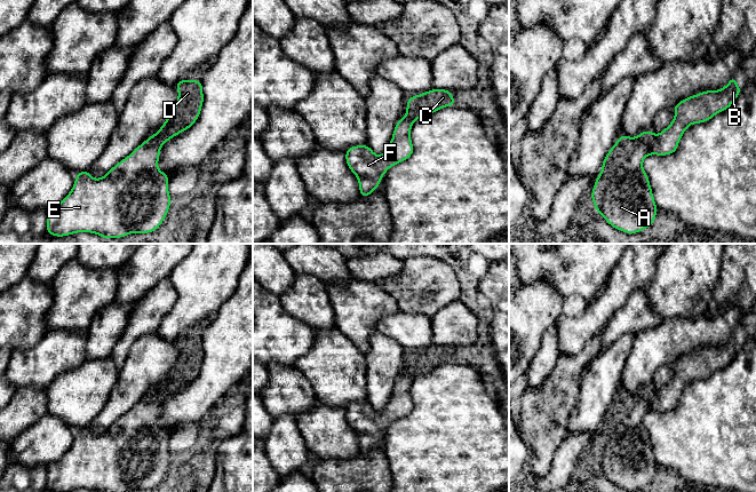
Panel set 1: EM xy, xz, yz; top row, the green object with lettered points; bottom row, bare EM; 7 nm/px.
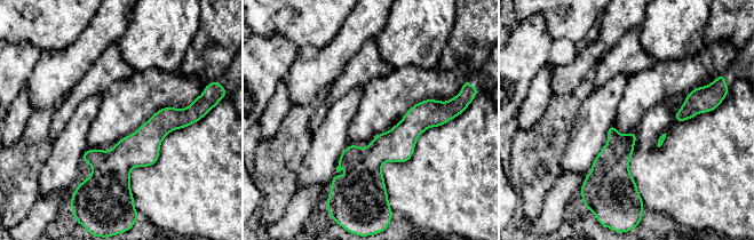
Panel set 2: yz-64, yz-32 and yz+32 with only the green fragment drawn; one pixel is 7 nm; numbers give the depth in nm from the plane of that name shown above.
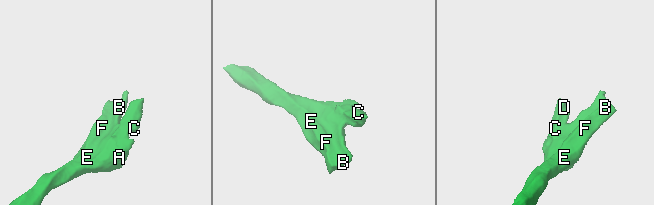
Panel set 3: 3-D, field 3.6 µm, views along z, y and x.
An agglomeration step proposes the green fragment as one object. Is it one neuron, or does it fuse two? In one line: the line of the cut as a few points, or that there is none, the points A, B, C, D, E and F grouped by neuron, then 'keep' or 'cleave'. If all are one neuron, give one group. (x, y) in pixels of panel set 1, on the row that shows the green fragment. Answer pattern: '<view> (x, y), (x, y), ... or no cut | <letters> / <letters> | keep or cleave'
yz (638, 136), (595, 203) | A B E F / C D | cleave

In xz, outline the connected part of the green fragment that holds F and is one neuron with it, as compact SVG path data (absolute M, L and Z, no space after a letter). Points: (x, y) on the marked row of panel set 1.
M407 114L399 119L388 149L380 157L368 144L347 149L345 161L358 178L361 198L367 198L381 184L381 178L390 167L413 154L414 146L409 136L413 124L414 120Z

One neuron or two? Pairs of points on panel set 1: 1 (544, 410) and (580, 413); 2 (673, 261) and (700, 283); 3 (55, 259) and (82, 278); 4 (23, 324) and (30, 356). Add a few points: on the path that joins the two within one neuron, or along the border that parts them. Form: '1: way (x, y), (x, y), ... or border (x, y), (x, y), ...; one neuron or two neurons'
1: border (580, 387), (578, 399), (569, 418), (566, 434); two neurons
2: way (679, 268), (693, 282); one neuron
3: border (76, 256), (57, 272), (49, 284); two neurons
4: border (47, 331), (33, 344), (20, 346), (13, 350); two neurons

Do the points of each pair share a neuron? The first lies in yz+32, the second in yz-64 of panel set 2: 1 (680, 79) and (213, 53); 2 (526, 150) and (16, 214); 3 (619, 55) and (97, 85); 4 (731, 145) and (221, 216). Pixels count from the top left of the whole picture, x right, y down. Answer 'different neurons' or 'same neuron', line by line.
1: different neurons
2: same neuron
3: same neuron
4: same neuron

